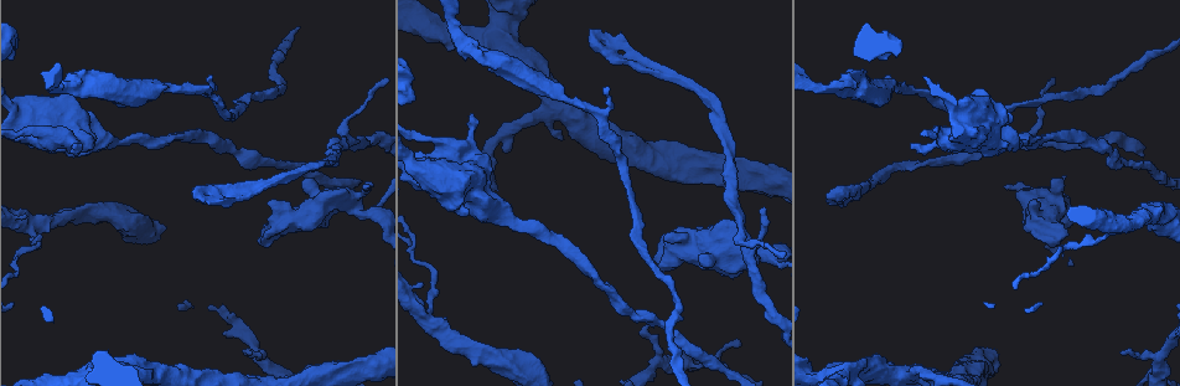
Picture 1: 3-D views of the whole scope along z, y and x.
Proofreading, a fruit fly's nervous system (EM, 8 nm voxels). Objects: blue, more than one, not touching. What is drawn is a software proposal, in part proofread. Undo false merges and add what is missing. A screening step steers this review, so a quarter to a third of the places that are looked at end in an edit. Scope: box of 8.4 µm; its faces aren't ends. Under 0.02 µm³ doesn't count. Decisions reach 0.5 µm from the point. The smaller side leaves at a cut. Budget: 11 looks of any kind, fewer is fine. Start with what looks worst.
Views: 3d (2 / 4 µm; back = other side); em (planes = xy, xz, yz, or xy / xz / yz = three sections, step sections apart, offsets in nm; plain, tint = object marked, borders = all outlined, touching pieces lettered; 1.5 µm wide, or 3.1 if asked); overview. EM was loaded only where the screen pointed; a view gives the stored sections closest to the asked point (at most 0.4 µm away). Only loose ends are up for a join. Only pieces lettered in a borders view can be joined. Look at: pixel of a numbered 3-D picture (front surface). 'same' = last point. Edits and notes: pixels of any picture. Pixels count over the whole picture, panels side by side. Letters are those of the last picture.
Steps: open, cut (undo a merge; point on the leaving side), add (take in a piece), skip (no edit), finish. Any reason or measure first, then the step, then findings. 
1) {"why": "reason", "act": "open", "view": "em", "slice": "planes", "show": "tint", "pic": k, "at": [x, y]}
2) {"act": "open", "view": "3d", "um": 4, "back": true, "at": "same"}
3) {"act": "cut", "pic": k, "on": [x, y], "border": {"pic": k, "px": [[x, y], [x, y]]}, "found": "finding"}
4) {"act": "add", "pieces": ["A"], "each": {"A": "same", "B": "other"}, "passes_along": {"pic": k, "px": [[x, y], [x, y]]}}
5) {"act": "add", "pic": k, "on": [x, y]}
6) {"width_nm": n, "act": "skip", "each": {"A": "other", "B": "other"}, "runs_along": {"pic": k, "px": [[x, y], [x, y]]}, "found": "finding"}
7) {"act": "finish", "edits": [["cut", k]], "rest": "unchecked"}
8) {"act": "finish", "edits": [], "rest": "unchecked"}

{"why": "thick turns thin", "act": "open", "view": "em", "slice": "planes", "show": "borders", "pic": 1, "at": [1053, 235]}

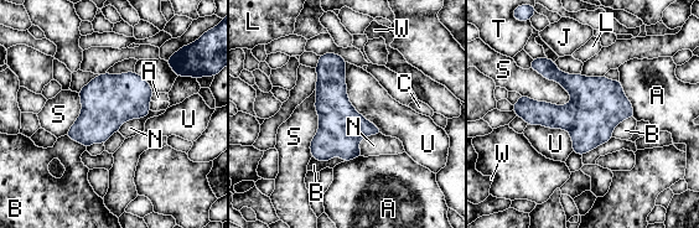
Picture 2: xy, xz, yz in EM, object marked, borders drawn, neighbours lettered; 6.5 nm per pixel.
{"width_nm": 300, "act": "skip", "each": {"A": "other", "B": "other", "C": "other", "J": "other", "L": "other", "N": "other", "S": "other", "T": "other", "U": "other", "W": "other"}, "found": "one neuron here"}

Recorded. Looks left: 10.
{"act": "open", "view": "em", "slice": "xz", "step": 8, "show": "tint", "pic": 1, "at": [609, 89]}

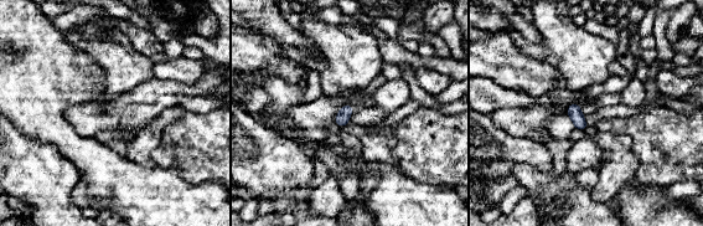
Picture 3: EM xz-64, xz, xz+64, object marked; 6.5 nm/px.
{"why": "see the neighbours", "act": "open", "view": "em", "slice": "xz", "step": 8, "show": "borders", "at": "same"}

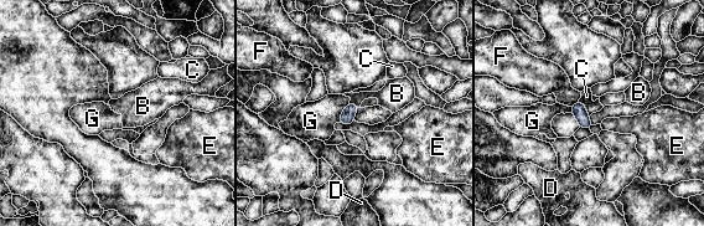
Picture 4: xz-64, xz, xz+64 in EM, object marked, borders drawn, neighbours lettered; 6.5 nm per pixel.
{"width_nm": 100, "act": "skip", "each": {"B": "other", "C": "other", "D": "other", "E": "other", "F": "other", "G": "other"}, "border": {"pic": 4, "px": [[348, 102], [338, 122]]}, "found": "none of them fits"}

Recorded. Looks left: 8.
{"why": "sudden change in width", "act": "open", "view": "3d", "um": 4, "pic": 1, "at": [365, 215]}

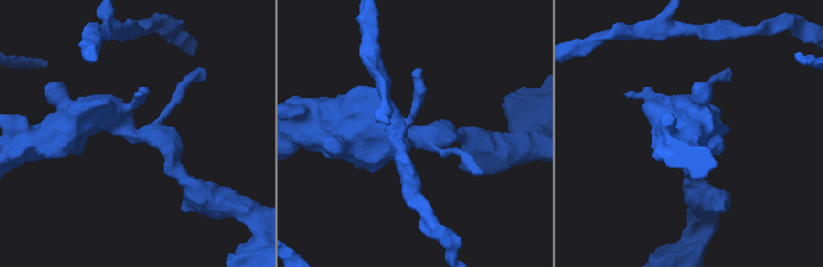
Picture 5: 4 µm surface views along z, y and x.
{"act": "open", "view": "em", "slice": "planes", "show": "tint", "pic": 5, "at": [413, 140]}

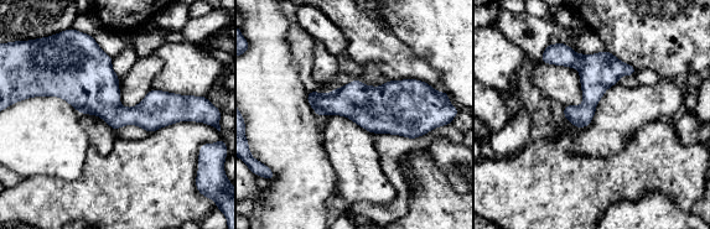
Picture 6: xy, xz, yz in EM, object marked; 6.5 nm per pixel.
{"act": "open", "view": "em", "slice": "planes", "show": "borders", "at": "same"}

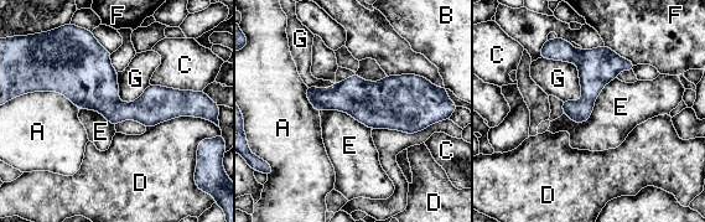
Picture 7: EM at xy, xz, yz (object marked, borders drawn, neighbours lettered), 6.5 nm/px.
{"width_nm": 140, "act": "skip", "each": {"A": "other", "B": "other", "C": "other", "D": "other", "E": "other", "F": "other", "G": "other"}, "border": {"pic": 7, "px": [[540, 57], [576, 66], [579, 101]]}, "found": "continuous, no second neuron"}

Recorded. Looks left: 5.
{"why": "tapers out", "act": "open", "view": "3d", "um": 4, "pic": 1, "at": [623, 35]}

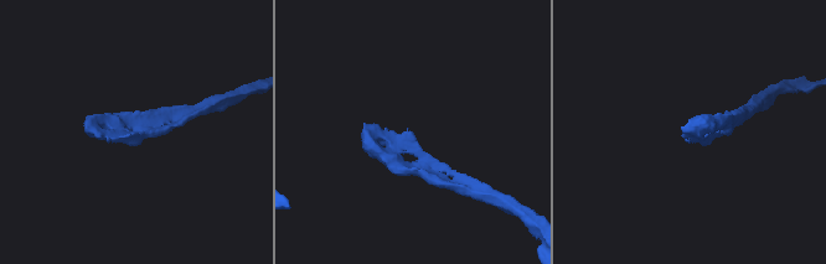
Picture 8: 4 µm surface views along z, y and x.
{"why": "now the EM", "act": "open", "view": "em", "slice": "planes", "show": "plain", "pic": 8, "at": [137, 135]}

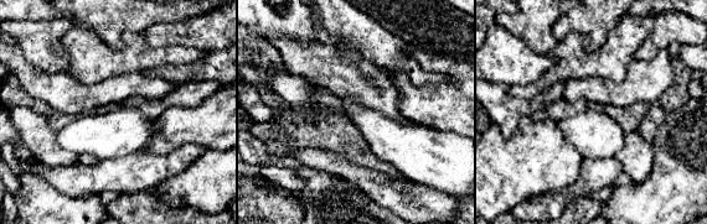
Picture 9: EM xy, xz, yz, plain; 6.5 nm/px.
{"why": "see the neighbours", "act": "open", "view": "em", "slice": "planes", "show": "borders", "at": "same"}

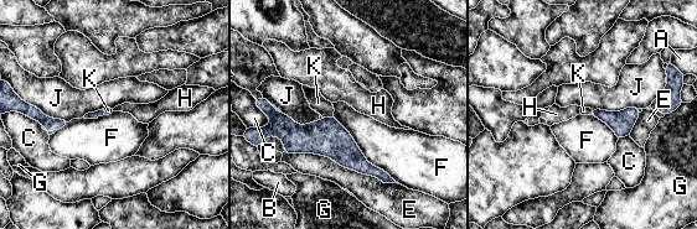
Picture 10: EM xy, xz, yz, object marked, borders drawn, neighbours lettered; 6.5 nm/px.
{"width_nm": 150, "act": "add", "pieces": ["K"], "each": {"A": "other", "B": "other", "C": "other", "E": "other", "F": "other", "G": "other", "H": "other", "J": "other", "K": "same"}, "found": "it goes on there"}

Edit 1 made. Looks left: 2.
{"act": "finish", "edits": [["add", 10]], "rest": "unchecked"}

